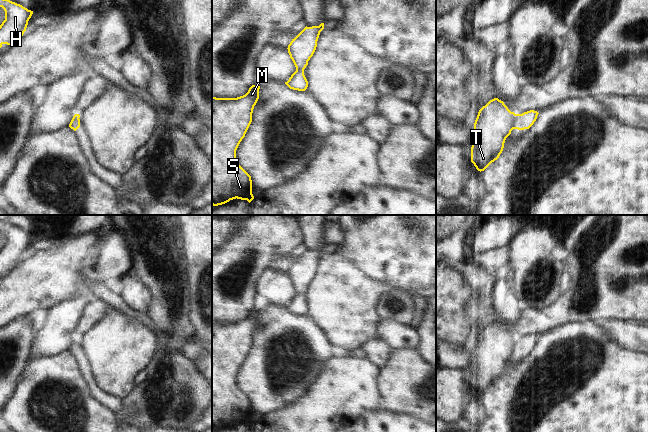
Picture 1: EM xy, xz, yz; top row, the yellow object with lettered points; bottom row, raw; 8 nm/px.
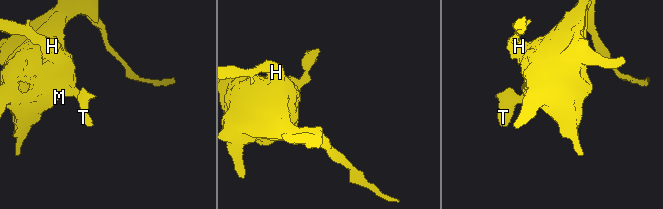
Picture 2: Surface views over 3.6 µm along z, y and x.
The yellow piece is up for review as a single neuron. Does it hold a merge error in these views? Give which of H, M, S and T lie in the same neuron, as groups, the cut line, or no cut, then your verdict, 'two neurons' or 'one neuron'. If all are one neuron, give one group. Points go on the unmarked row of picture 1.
H M S / T | yz (517, 338), (513, 352) | two neurons

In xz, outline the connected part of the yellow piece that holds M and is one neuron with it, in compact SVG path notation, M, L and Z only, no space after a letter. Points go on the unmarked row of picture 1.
M252 309L248 316L237 322L212 320L212 429L225 428L233 423L254 423L251 400L238 388L236 374L252 346L254 330L259 323L260 310Z

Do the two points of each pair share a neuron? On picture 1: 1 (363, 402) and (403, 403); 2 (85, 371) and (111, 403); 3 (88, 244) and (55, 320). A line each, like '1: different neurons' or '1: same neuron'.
1: different neurons
2: same neuron
3: different neurons

